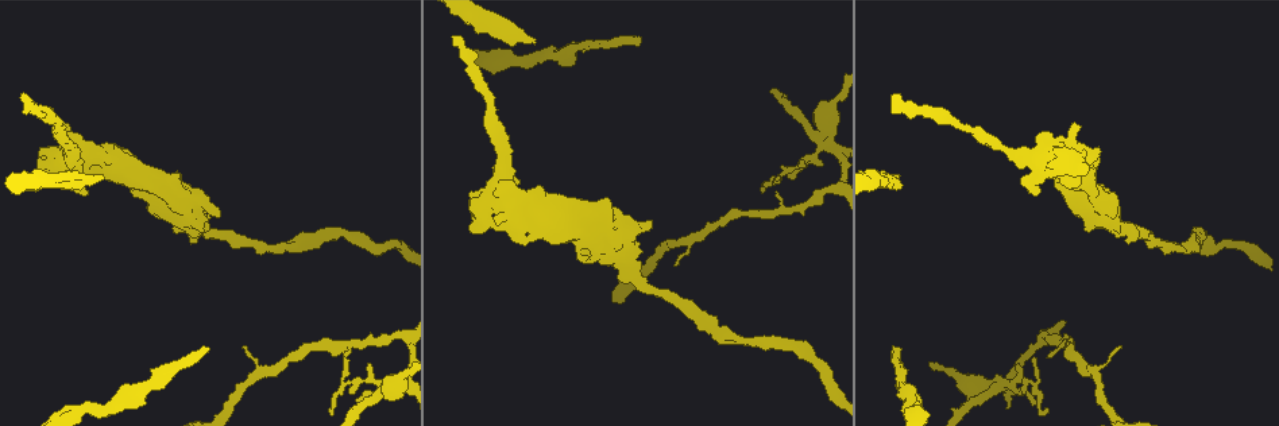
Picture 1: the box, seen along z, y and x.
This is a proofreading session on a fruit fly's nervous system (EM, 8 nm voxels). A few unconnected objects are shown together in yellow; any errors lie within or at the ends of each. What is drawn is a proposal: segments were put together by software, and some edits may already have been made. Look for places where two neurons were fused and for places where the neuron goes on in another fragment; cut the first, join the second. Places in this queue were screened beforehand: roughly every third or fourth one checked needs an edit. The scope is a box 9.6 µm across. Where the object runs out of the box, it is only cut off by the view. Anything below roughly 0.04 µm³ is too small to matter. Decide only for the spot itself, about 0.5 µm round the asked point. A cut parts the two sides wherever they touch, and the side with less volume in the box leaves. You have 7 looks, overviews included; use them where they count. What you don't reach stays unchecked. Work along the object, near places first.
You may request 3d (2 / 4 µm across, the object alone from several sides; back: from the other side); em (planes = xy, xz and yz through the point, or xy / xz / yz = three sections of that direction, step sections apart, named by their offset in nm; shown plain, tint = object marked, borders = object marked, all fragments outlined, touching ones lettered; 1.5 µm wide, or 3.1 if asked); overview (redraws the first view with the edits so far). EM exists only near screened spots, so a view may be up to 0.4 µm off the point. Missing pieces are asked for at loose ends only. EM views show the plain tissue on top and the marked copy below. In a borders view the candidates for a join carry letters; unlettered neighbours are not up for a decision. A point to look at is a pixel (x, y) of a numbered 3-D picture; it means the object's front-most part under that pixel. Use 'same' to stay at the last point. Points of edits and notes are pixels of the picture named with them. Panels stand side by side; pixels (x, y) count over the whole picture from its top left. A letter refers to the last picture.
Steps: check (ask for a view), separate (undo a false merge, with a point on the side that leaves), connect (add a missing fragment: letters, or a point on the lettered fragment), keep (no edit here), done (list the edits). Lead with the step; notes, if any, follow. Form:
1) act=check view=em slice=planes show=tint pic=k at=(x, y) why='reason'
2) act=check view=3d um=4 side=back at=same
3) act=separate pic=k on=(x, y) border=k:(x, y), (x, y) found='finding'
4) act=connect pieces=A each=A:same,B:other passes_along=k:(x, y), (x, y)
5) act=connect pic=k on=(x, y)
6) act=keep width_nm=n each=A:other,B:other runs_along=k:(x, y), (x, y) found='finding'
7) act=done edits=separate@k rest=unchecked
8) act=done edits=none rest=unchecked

act=check view=em slice=xy step=8 show=tint pic=1 at=(23, 94) why='branch stops here'

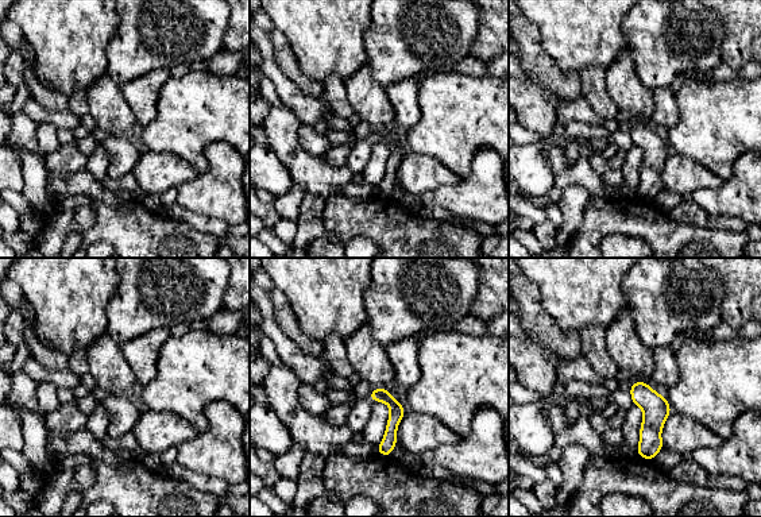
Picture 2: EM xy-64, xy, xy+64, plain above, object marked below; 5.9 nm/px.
act=check view=em slice=planes show=borders at=same

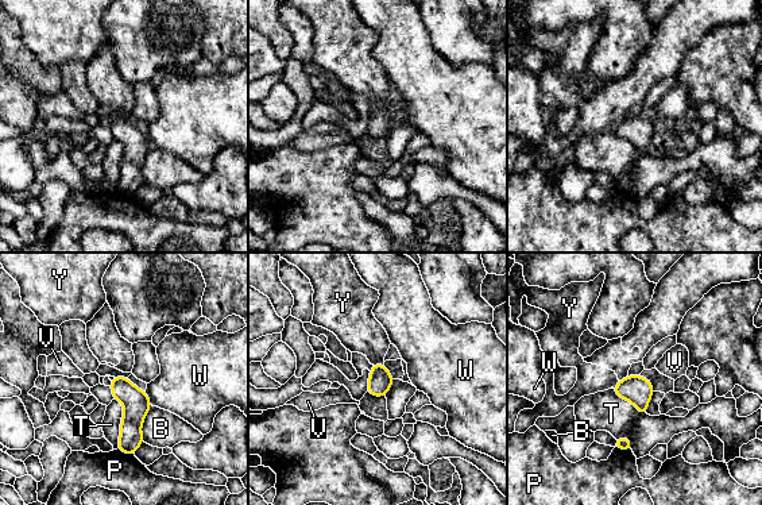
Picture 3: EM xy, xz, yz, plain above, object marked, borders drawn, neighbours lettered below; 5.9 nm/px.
act=keep each=B:other,P:other,T:other,V:other,W:other,Y:other runs_along=3:(119, 378), (131, 397), (131, 450) found='none of them fits'

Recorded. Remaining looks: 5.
act=check view=3d um=4 pic=1 at=(999, 387) why='abrupt turn'

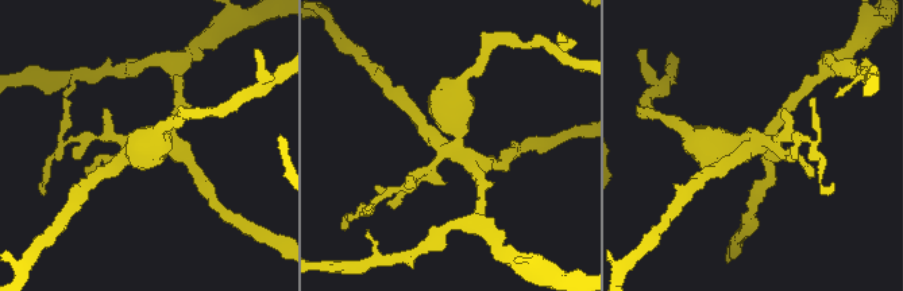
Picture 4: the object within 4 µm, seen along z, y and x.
act=check view=em slice=yz step=8 show=tint pic=4 at=(752, 146) why='now the EM'

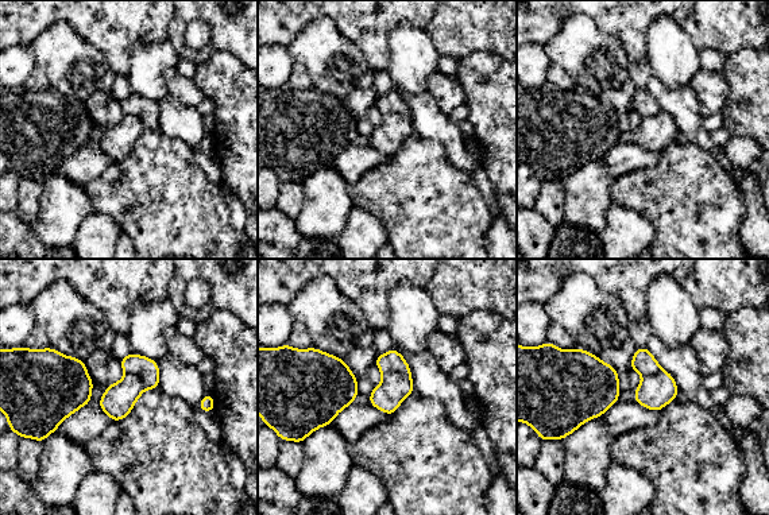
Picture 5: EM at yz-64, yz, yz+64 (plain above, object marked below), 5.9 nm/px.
act=check view=em slice=planes show=borders at=same

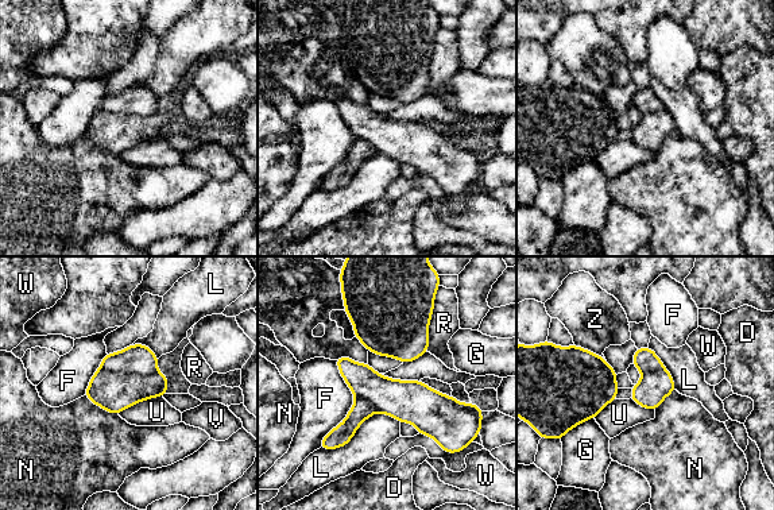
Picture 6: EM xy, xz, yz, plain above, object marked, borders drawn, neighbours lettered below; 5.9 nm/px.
act=separate pic=6 on=(139, 359) width_nm=190 each=D:other,F:other,G:other,L:other,N:other,R:other,U:other,V:other,W:other,Z:other found='two neurons meet here'

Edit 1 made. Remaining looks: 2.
act=done edits=separate@6 rest=unchecked

